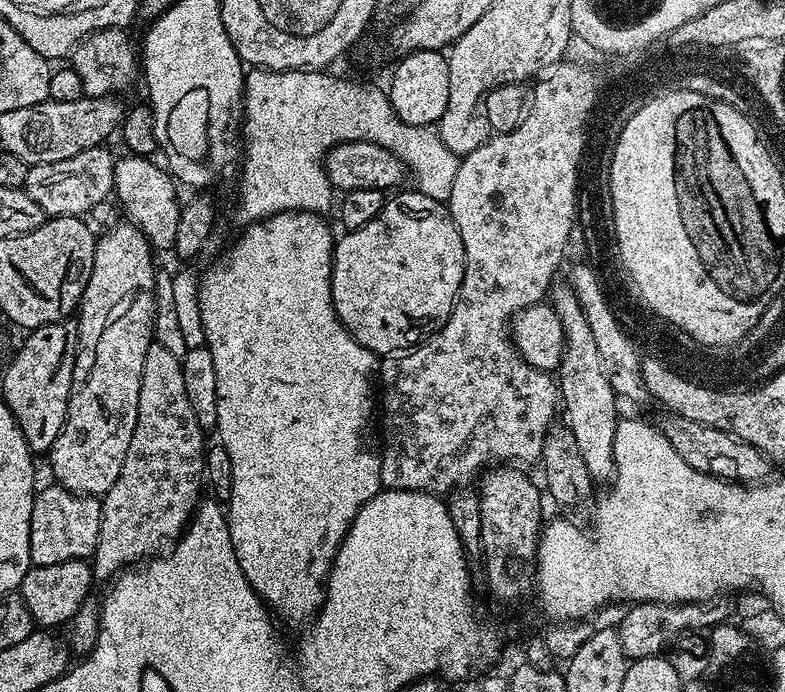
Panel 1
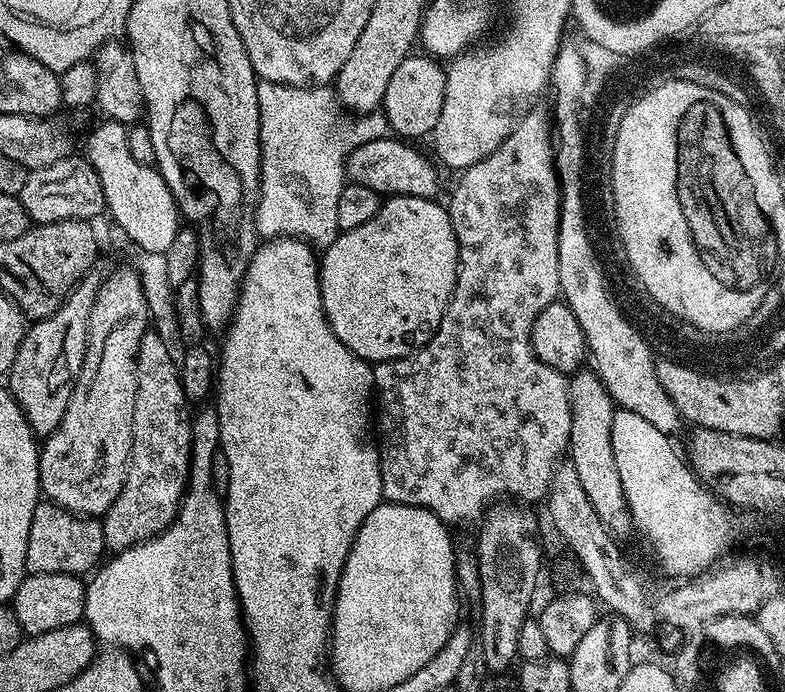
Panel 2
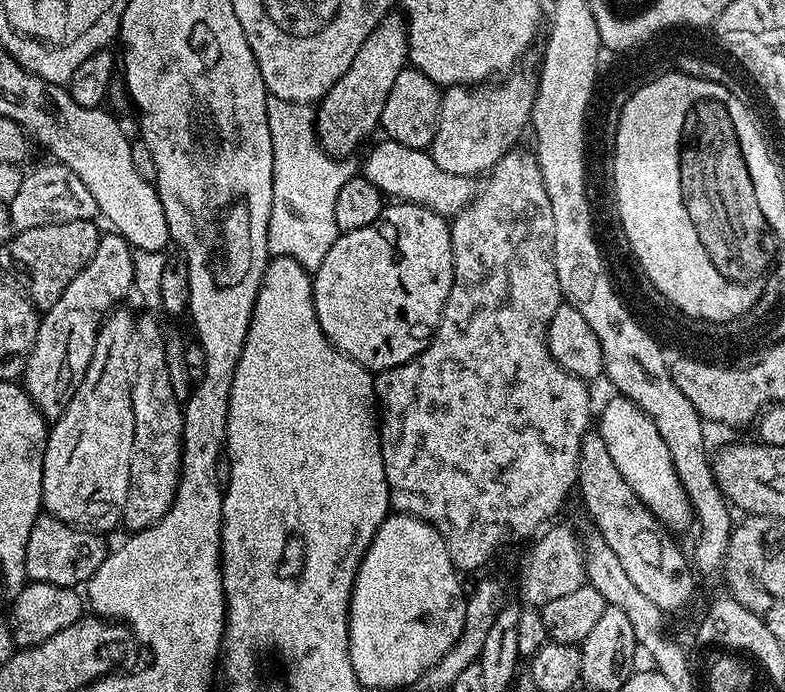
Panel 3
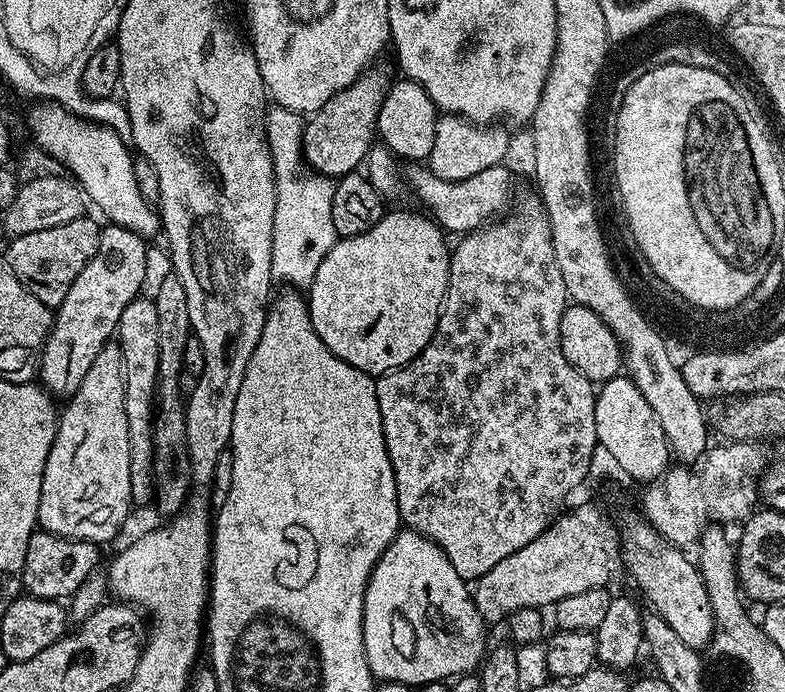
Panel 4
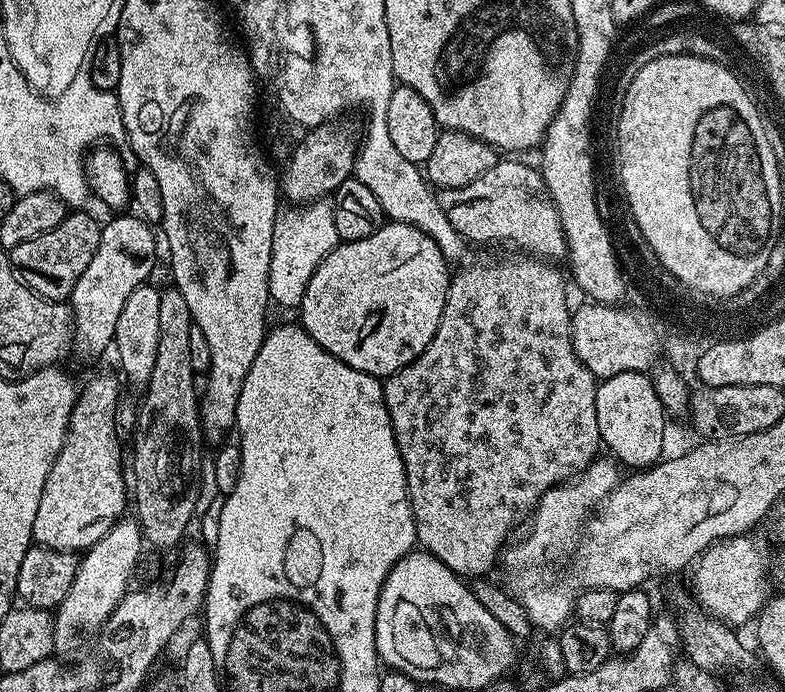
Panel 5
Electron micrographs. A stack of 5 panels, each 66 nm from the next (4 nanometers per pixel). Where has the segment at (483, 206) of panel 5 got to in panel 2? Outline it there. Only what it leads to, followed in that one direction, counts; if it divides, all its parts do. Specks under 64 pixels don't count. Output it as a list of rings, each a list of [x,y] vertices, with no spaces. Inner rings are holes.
[[[385,138],[358,146],[346,158],[347,179],[354,184],[370,186],[370,190],[385,197],[417,196],[427,200],[439,197],[440,176],[436,173],[437,165],[432,165],[422,153],[408,144],[411,143],[400,138]]]

